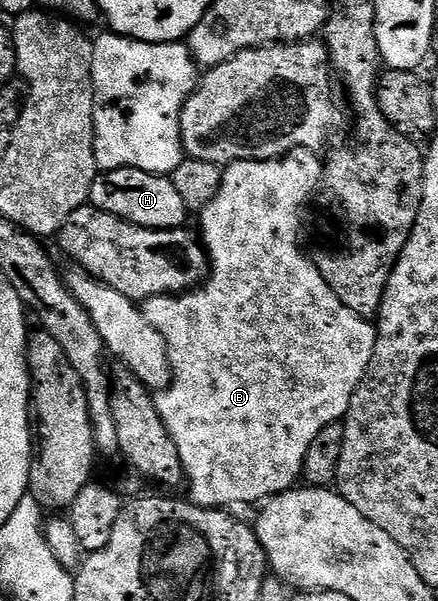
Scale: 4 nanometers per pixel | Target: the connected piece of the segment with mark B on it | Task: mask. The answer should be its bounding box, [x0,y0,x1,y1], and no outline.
[141,149,376,508]

